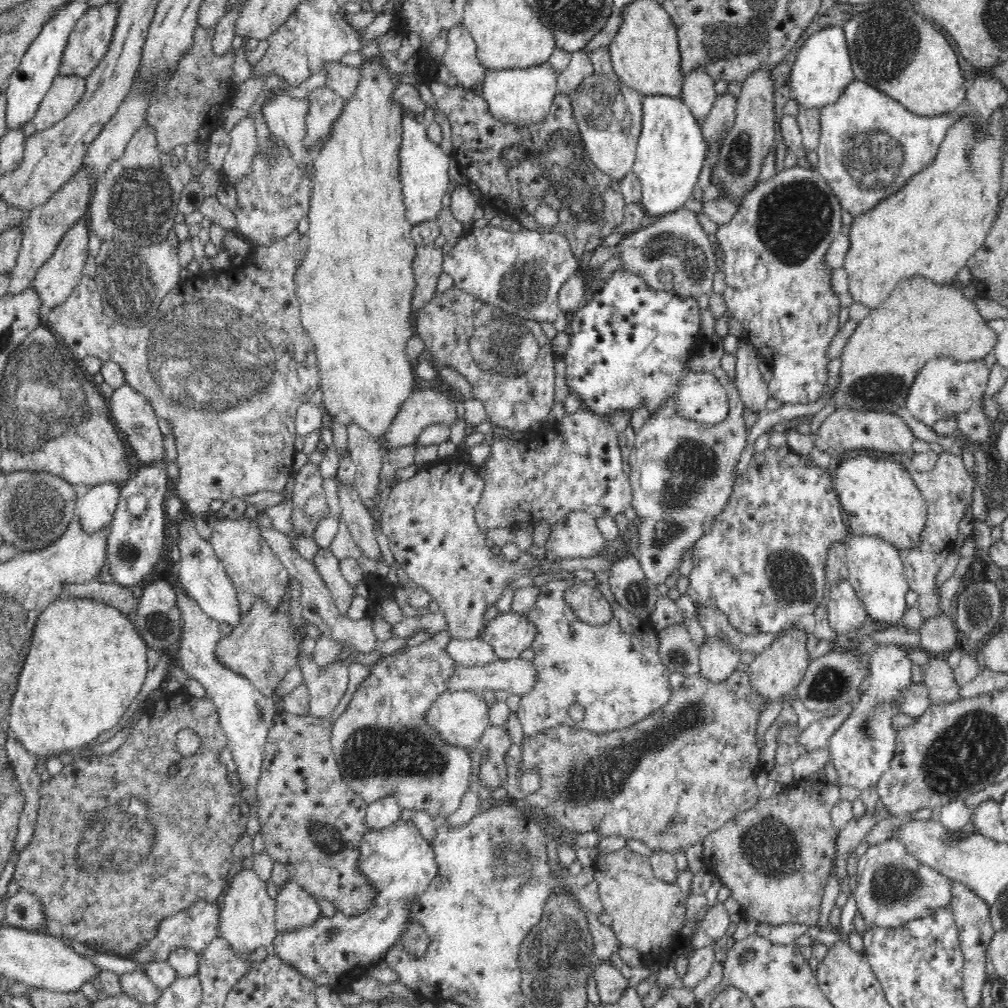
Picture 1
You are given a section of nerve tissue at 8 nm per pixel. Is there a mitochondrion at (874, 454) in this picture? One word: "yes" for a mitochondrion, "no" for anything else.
no

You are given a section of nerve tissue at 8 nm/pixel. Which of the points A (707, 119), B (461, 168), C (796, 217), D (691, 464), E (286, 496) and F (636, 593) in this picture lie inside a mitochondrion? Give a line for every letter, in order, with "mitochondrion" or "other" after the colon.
A: other
B: other
C: mitochondrion
D: mitochondrion
E: other
F: mitochondrion

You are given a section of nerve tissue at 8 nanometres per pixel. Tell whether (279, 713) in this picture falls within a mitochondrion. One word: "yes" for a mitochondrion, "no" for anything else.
no

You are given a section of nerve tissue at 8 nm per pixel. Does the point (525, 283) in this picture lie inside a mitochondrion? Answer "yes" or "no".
yes

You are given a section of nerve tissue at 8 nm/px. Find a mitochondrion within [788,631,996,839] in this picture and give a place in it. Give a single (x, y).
(831, 683)

